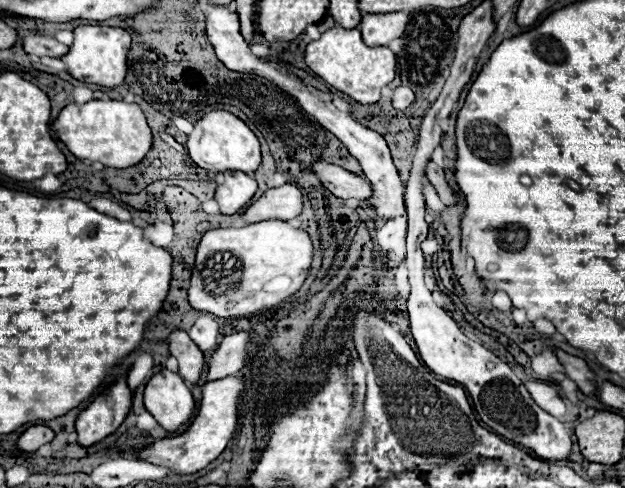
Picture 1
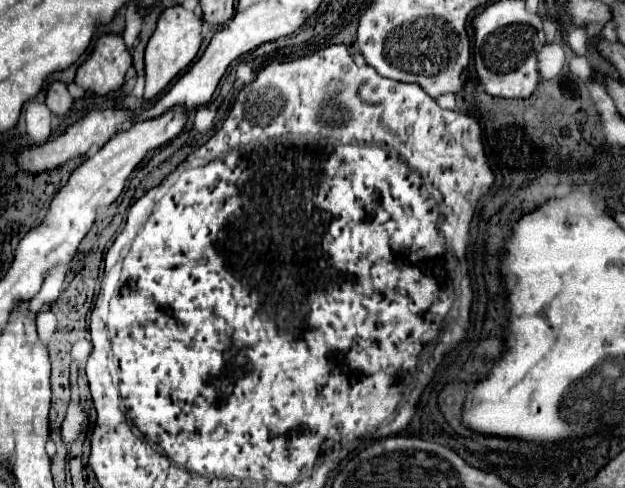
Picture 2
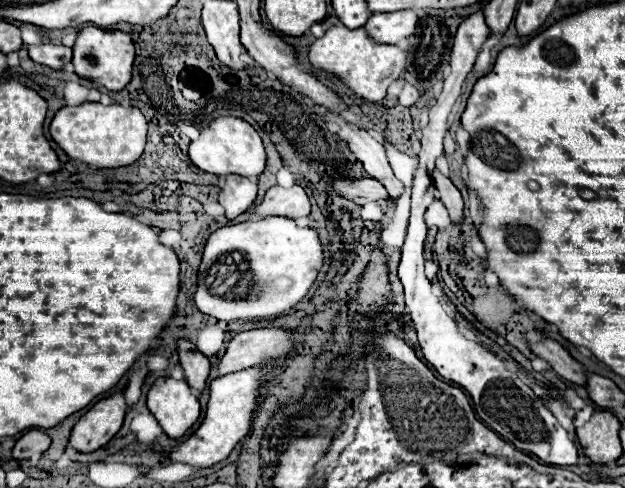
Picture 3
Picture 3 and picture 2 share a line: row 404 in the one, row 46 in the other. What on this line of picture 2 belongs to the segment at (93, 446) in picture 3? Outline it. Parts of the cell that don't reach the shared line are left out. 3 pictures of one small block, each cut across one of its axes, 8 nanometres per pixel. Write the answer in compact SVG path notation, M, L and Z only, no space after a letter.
M102 34L92 54L80 64L76 84L96 94L108 94L124 84L124 76L132 66L132 56L118 34Z

